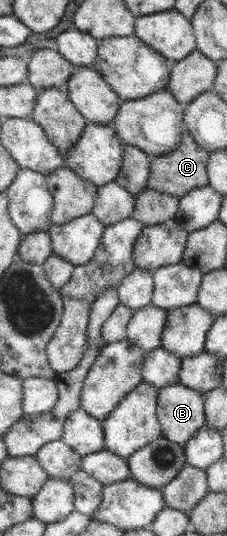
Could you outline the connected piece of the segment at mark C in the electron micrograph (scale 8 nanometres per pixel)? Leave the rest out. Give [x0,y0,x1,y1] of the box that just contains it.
[148,130,211,198]

